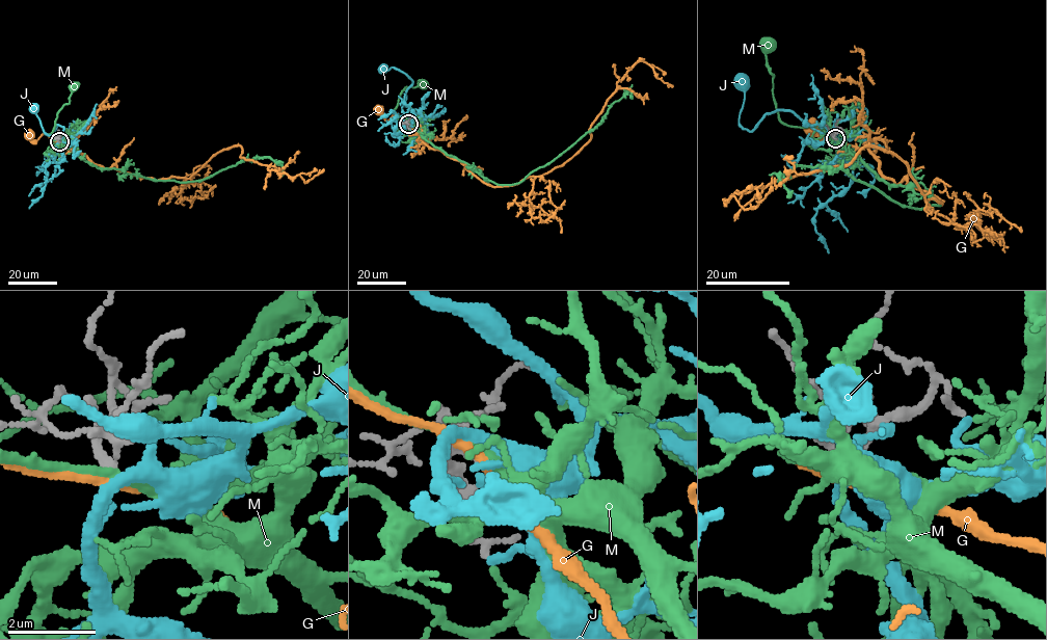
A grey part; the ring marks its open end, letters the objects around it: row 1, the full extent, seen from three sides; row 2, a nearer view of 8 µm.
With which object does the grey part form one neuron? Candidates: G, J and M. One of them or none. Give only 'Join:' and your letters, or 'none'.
Join: M

